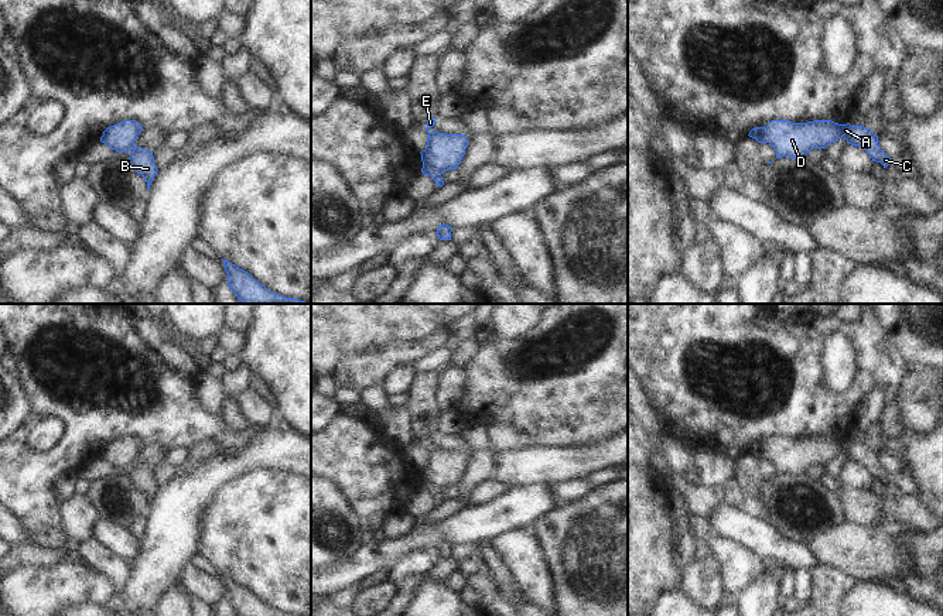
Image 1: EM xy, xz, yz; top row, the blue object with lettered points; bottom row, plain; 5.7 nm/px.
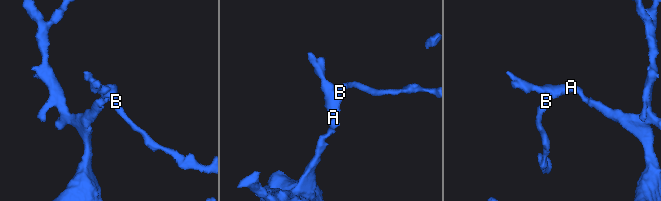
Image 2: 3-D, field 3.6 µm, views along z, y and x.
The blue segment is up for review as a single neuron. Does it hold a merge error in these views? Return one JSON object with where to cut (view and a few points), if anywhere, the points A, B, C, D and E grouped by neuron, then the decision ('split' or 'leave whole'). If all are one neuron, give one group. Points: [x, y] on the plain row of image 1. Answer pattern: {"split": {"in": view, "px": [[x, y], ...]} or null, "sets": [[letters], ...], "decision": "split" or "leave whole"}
{"split": null, "sets": [["A", "B", "C", "D", "E"]], "decision": "leave whole"}

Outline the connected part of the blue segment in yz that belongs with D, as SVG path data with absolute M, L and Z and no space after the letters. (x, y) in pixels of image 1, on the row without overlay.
M772 437L766 444L755 444L749 454L758 459L769 459L776 475L803 475L812 465L826 465L828 461L844 454L848 461L862 463L872 478L886 485L891 475L881 466L878 452L864 442L838 441L831 437L814 437L792 439L789 437Z

